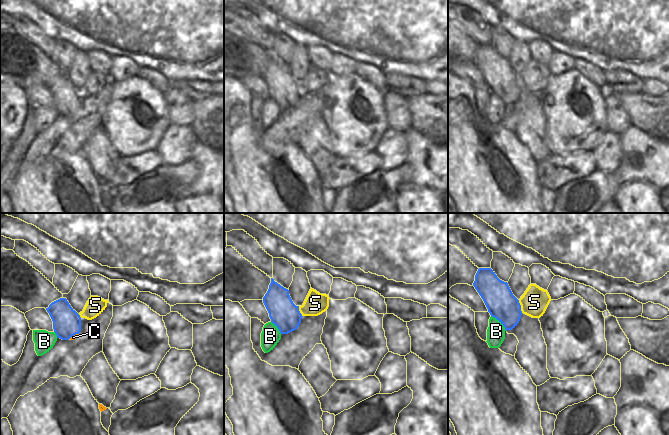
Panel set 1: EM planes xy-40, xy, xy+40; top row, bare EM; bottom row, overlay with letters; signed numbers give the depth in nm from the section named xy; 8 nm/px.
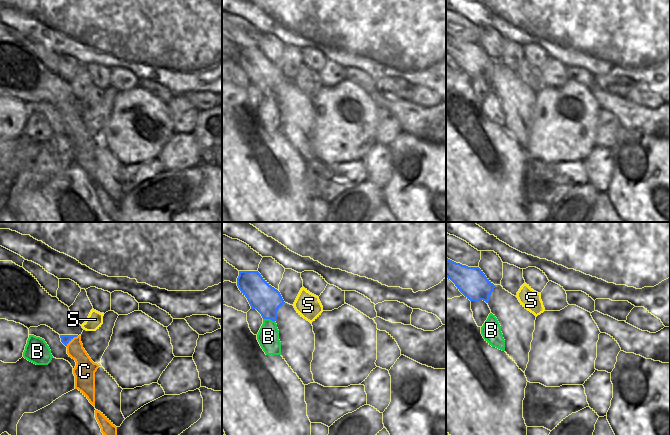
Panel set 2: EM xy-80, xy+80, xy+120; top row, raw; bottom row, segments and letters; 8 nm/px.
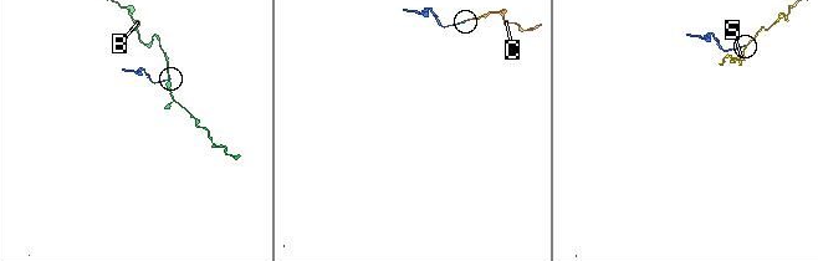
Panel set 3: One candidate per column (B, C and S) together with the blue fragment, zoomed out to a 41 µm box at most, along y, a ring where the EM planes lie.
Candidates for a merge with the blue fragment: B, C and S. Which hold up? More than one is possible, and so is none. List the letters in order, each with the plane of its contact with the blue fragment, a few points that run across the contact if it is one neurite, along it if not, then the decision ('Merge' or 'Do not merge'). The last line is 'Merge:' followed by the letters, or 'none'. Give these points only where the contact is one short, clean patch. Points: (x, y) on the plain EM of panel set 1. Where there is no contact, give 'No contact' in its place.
B: Touches blue in xy+40. Line: xy+40 (491, 91), (506, 106). Do not merge
C: Touches blue in xy-40. Merge
S: Touches blue in xy+40. Line: xy+40 (518, 76), (523, 89). Do not merge
Merge: C.

